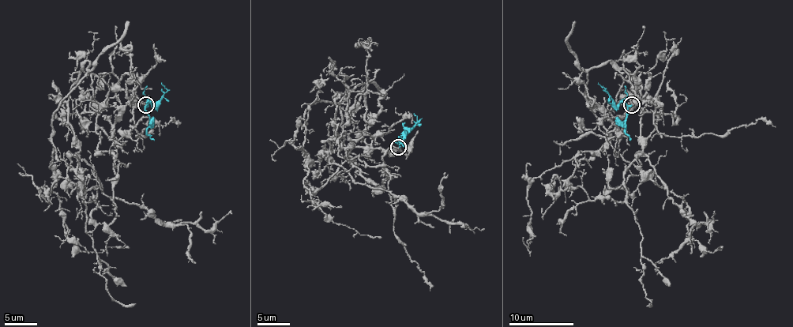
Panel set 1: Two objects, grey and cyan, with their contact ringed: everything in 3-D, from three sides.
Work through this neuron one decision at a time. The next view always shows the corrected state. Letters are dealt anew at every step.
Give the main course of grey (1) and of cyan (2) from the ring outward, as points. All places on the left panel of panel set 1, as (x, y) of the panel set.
1: (145, 105), (84, 71), (87, 61), (85, 76), (51, 122), (51, 190), (68, 238), (82, 250), (129, 247)
2: (147, 105), (150, 102), (153, 105), (167, 90), (162, 82)

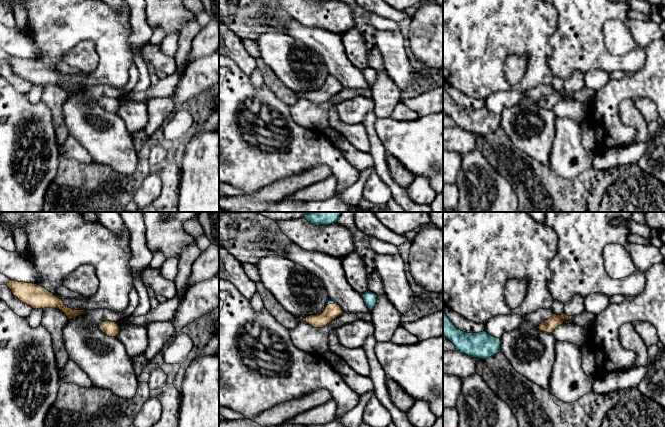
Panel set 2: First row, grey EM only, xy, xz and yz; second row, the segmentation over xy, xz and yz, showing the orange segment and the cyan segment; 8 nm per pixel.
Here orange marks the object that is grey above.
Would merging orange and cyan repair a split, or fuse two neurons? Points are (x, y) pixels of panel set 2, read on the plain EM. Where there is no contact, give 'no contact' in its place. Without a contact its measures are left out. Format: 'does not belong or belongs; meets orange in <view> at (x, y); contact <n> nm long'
belongs; meets orange in xz at (331, 80); contact 70 nm long

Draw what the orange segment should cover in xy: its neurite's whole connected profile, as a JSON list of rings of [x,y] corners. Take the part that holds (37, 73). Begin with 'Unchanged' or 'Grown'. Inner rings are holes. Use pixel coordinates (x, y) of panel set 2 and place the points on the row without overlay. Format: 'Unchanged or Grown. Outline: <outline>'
Unchanged. Outline: [[[10,56],[6,61],[15,73],[33,85],[59,85],[65,89],[68,95],[76,94],[85,89],[85,86],[73,86],[66,83],[61,75],[37,60]]]

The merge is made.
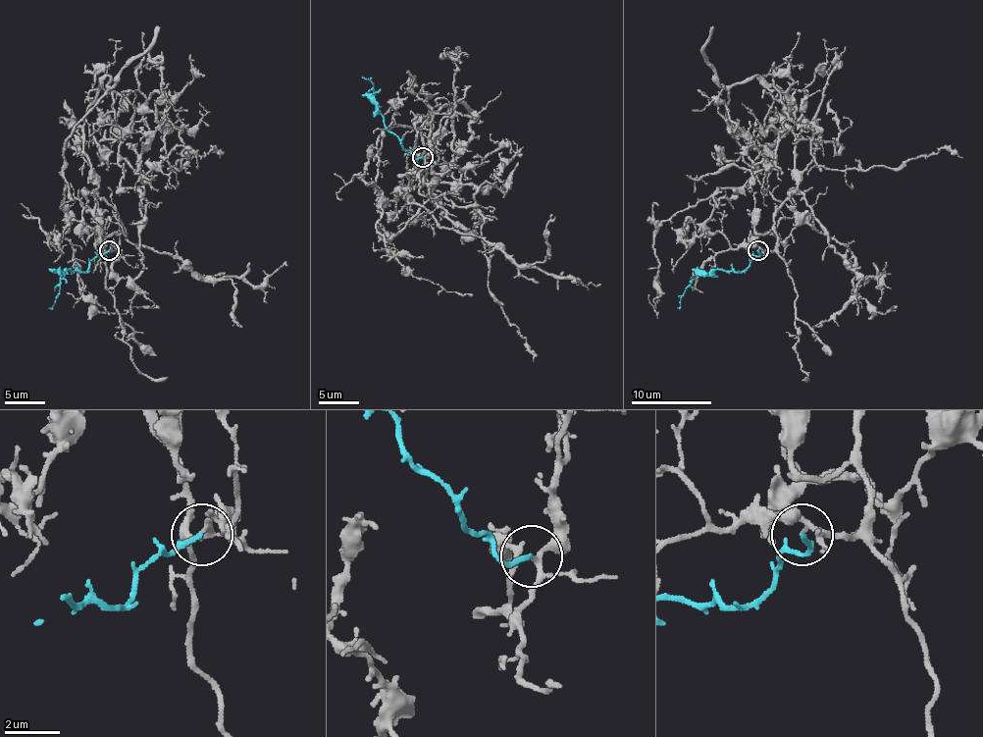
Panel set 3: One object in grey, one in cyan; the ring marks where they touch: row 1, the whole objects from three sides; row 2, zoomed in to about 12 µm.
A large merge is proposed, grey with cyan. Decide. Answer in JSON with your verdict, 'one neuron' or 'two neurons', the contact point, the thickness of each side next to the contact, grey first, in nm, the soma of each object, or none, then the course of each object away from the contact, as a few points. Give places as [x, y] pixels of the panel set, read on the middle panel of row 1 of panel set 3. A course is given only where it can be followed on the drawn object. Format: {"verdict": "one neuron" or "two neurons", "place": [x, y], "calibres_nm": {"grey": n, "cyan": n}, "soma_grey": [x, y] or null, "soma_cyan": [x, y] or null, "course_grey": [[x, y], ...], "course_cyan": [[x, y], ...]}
{"verdict": "one neuron", "place": [422, 157], "calibres_nm": {"grey": 140, "cyan": 160}, "soma_grey": null, "soma_cyan": null, "course_grey": [[423, 156], [411, 194], [396, 200], [423, 136], [390, 127], [377, 142], [377, 229], [415, 277], [473, 295]], "course_cyan": [[423, 156], [413, 158], [385, 125], [373, 84], [362, 76]]}

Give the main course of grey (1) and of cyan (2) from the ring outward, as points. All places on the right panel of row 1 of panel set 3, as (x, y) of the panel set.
1: (757, 249), (801, 125), (755, 76), (727, 125), (757, 181), (896, 307)
2: (757, 251), (759, 255), (753, 255), (746, 269), (717, 269), (697, 275), (677, 307)

